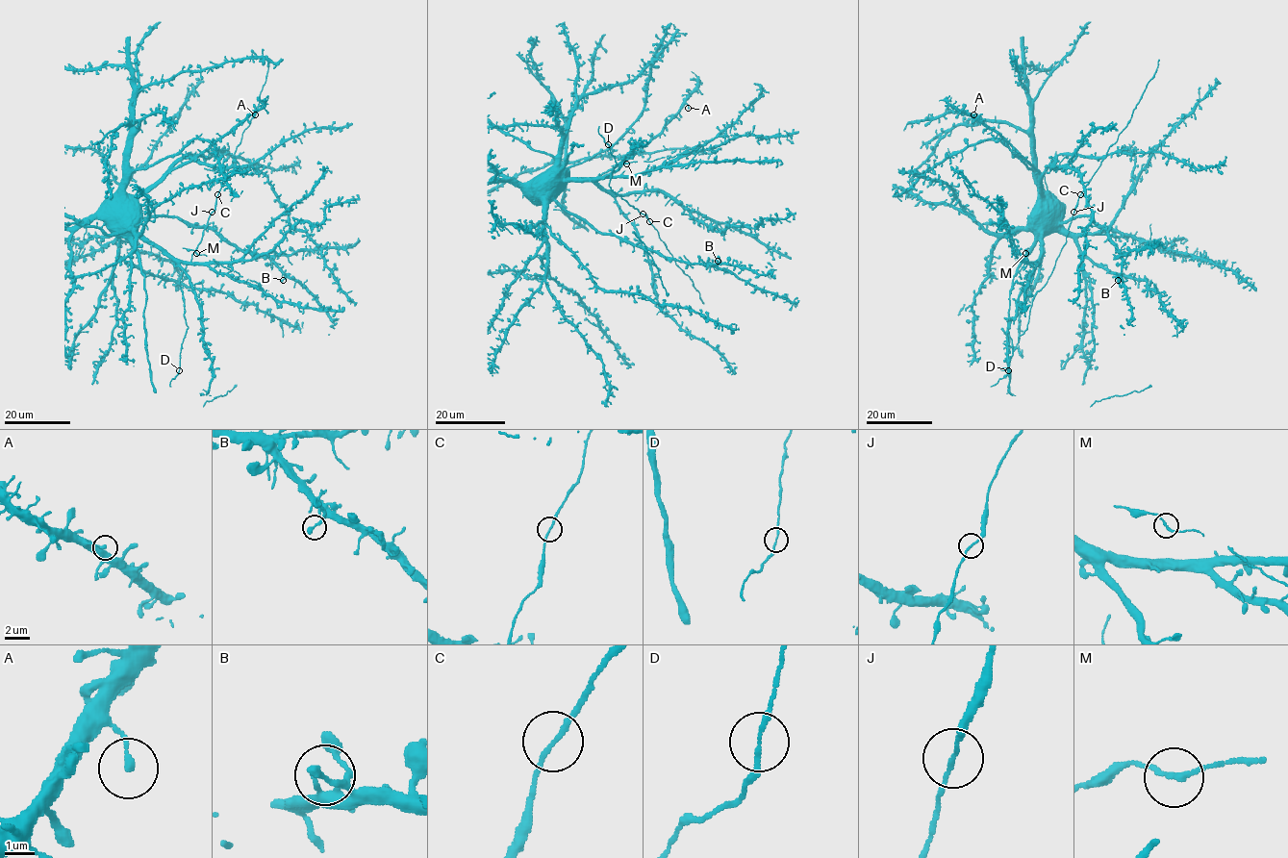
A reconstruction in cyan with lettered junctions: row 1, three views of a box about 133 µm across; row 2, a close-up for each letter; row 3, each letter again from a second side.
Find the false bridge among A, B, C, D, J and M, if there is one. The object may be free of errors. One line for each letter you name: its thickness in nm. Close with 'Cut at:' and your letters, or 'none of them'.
M: calibre 160 nm
Cut at: M

